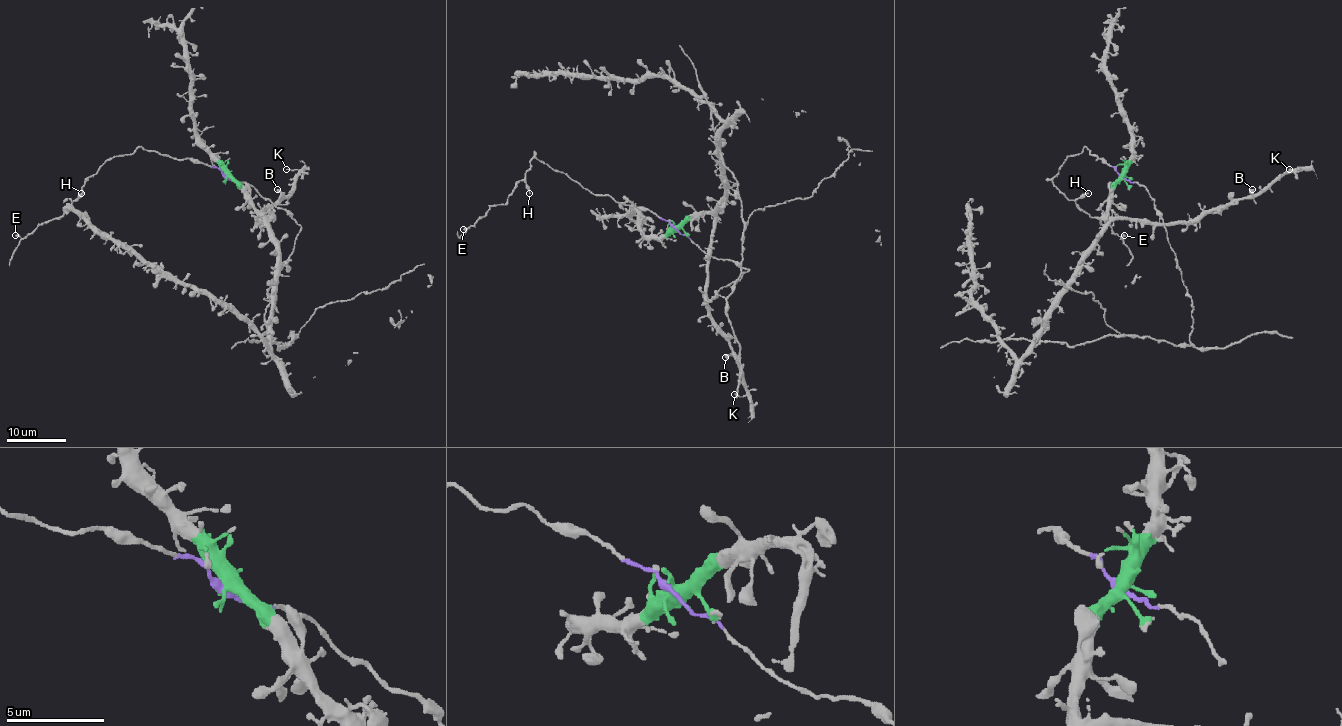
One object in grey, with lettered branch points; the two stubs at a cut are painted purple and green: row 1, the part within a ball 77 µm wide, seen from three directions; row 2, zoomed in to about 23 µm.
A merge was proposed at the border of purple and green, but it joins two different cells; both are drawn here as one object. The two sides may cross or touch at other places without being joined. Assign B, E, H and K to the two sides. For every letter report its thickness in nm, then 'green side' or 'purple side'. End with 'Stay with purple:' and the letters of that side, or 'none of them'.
B: calibre 360 nm; green side
E: calibre 320 nm; purple side
H: calibre 240 nm; purple side
K: calibre 140 nm; green side
Stay with purple: E, H

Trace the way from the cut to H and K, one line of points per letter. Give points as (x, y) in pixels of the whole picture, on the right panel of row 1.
H: (1121, 177), (1086, 147), (1078, 154), (1068, 156), (1053, 183), (1069, 199), (1078, 199), (1089, 193)
K: (1121, 177), (1108, 209), (1112, 218), (1197, 221), (1238, 199), (1266, 190), (1288, 169)

